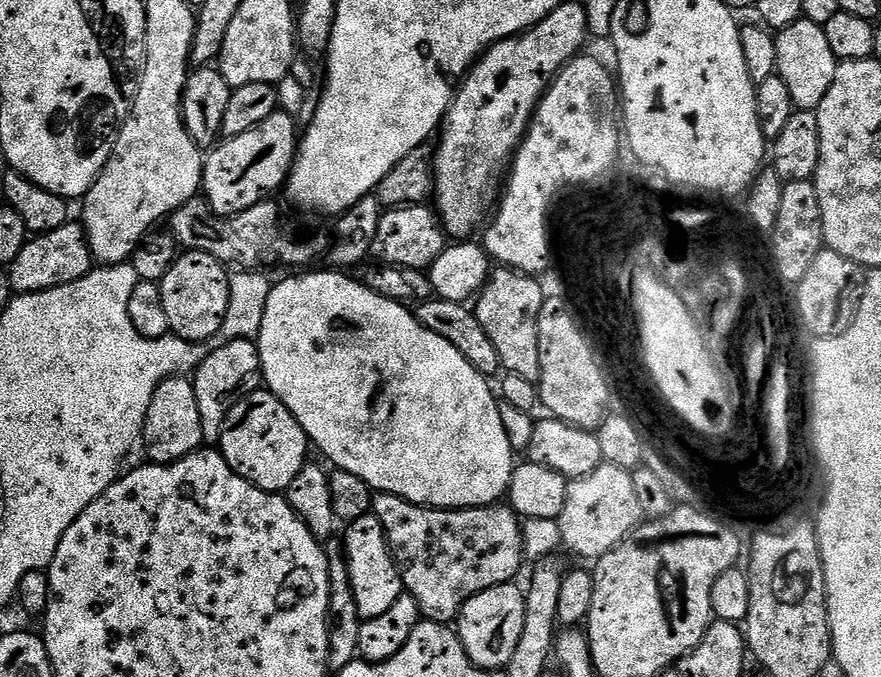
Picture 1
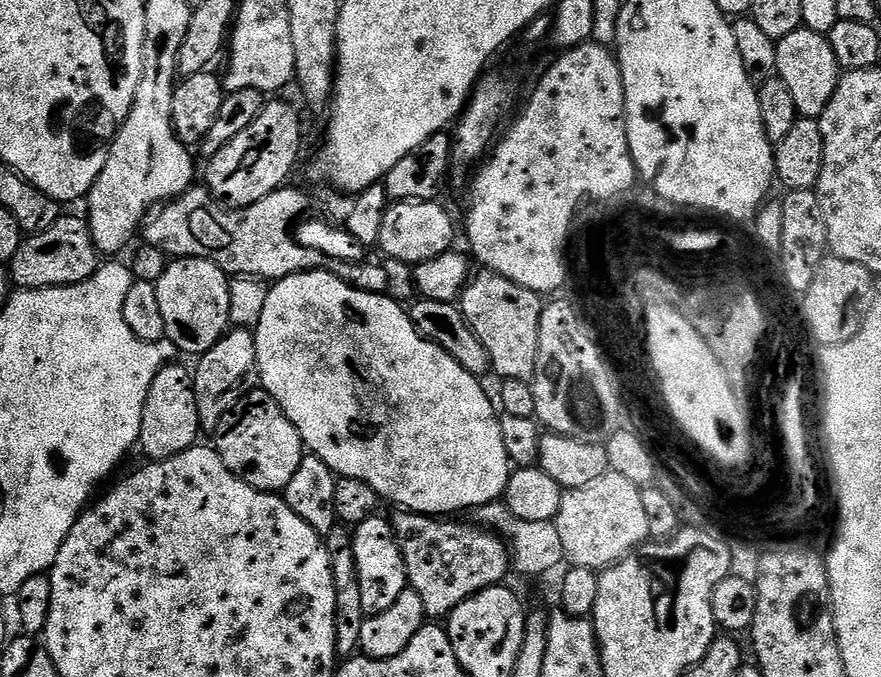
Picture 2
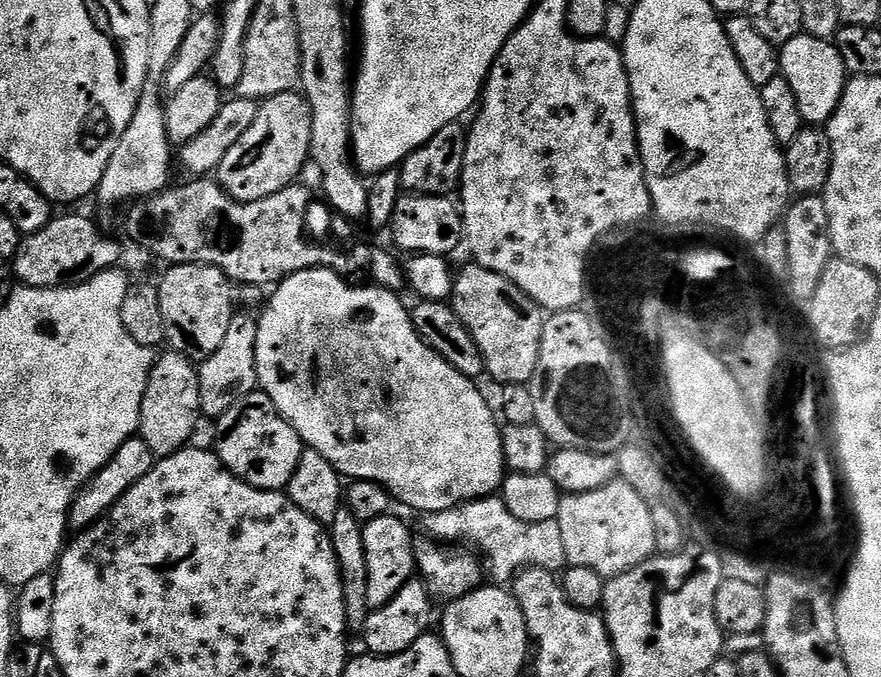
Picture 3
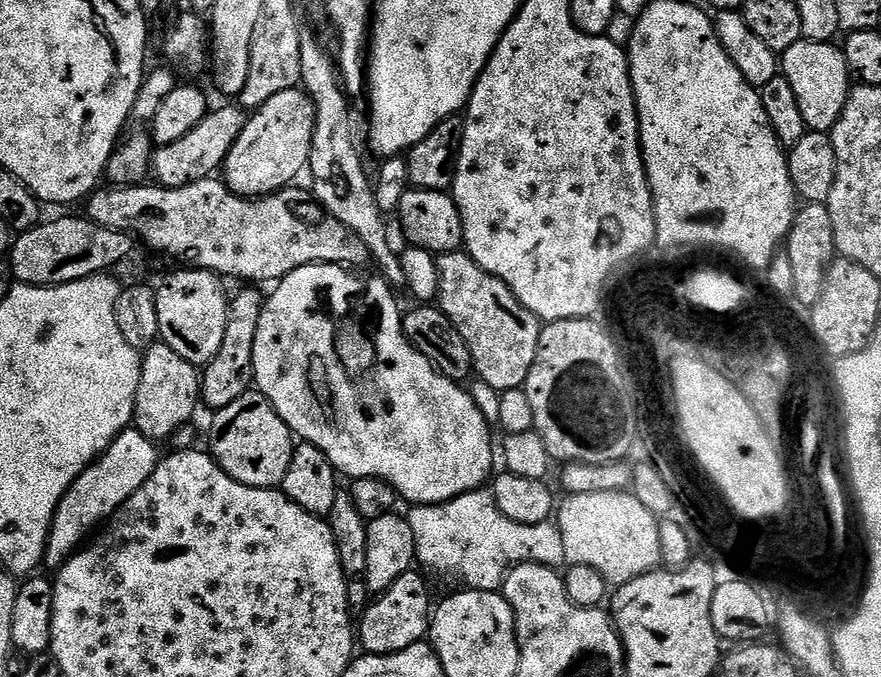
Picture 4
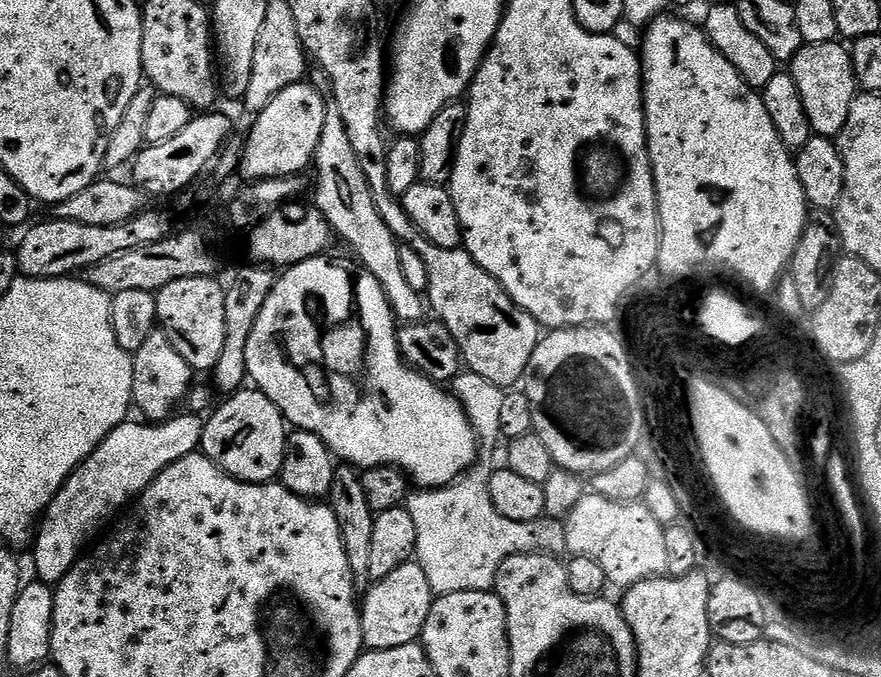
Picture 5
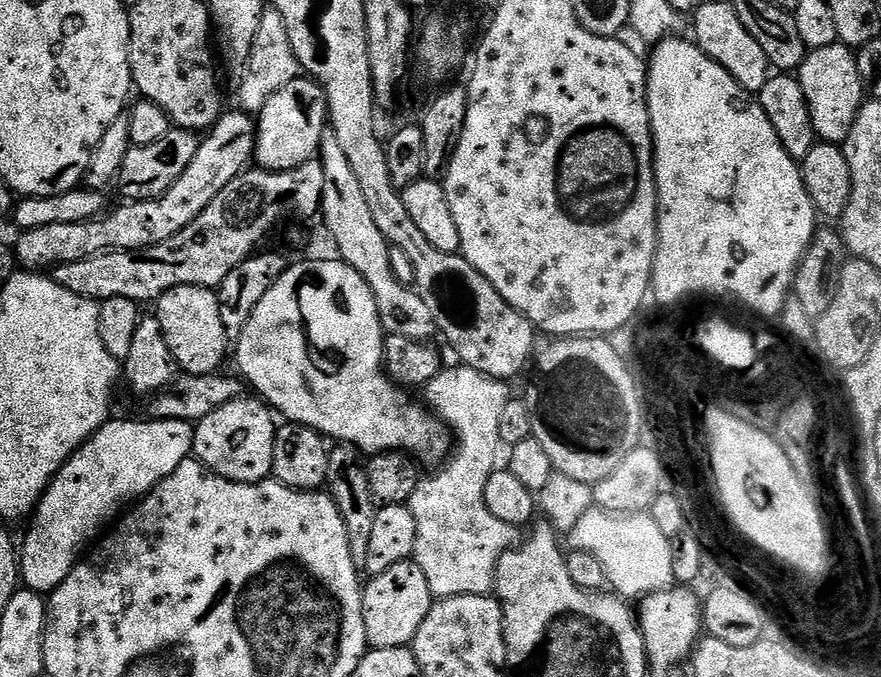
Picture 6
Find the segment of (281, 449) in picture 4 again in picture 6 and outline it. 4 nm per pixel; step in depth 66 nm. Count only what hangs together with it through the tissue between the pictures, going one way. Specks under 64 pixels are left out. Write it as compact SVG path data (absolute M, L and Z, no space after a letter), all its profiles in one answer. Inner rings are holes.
M248 399L226 402L220 409L202 418L195 425L192 434L192 451L195 459L205 468L217 472L222 478L233 480L235 484L258 484L272 476L274 438L278 420L273 409L263 400Z

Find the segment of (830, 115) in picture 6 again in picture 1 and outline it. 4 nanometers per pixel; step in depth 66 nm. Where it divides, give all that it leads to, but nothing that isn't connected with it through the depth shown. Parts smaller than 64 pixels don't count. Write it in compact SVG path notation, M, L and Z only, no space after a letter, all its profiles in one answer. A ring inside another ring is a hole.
M801 18L788 28L779 29L776 36L778 62L776 71L790 86L792 103L800 110L815 110L820 107L826 90L834 82L838 63L834 50L830 48L830 38L824 33L824 26L814 20Z

